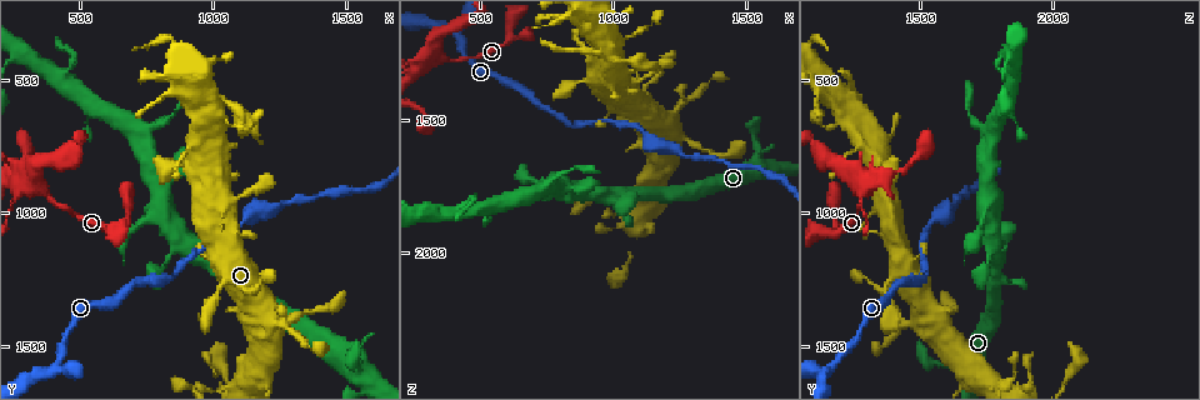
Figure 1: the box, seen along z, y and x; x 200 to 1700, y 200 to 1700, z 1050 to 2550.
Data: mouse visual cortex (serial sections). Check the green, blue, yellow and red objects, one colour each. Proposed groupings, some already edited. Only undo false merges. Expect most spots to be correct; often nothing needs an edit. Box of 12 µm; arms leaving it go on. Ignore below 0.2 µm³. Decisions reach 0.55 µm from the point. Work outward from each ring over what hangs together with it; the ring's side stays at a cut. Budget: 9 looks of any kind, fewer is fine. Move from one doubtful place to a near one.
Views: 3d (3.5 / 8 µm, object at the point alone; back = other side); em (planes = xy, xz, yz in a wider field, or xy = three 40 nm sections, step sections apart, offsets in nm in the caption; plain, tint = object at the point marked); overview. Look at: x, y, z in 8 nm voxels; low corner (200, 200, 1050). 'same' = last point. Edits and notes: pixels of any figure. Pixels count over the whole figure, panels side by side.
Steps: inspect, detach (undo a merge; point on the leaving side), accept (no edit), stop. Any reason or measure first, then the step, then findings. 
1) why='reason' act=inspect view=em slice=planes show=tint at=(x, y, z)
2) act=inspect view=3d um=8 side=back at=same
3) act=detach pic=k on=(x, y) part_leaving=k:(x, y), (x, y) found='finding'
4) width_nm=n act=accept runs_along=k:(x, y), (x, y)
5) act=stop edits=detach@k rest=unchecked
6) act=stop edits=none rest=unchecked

why='branch point' act=inspect view=3d um=3.5 at=(810, 890, 1740)

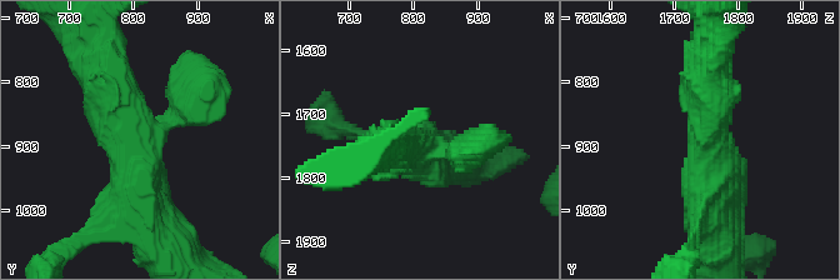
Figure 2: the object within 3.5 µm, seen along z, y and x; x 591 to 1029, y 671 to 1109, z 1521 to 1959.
act=inspect view=em slice=xy step=3 show=plain at=(800, 885, 1750)

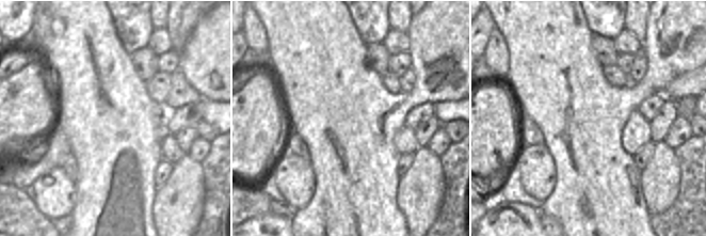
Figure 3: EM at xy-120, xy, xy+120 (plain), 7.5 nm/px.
act=inspect view=em slice=xy step=3 show=tint at=same

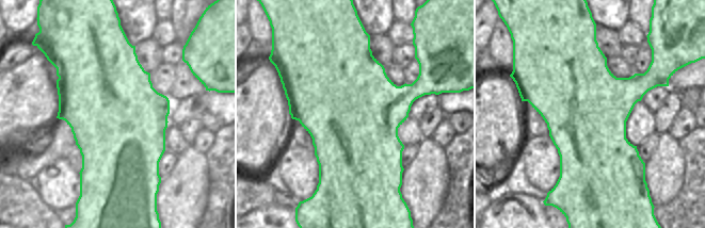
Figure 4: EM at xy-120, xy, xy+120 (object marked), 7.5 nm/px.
width_nm=750 act=accept runs_along=2:(146, 223), (128, 119), (104, 56) found='continuous, no second cell'

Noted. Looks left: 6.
why='arms part here' act=inspect view=3d um=3.5 at=(400, 1580, 1160)

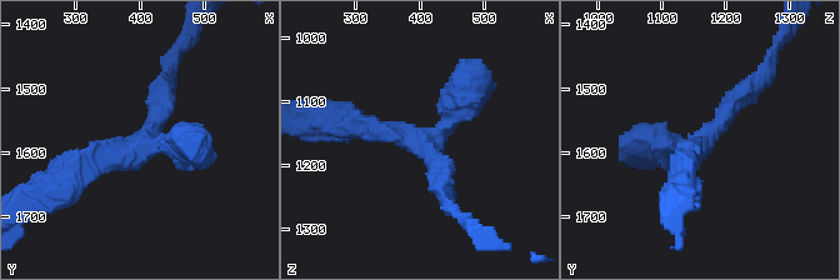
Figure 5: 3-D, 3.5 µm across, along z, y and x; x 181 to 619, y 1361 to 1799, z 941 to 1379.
arms=3 arm_widths_nm=250,250,350 act=inspect view=em slice=xy step=1 show=tint at=(400, 1585, 1165)

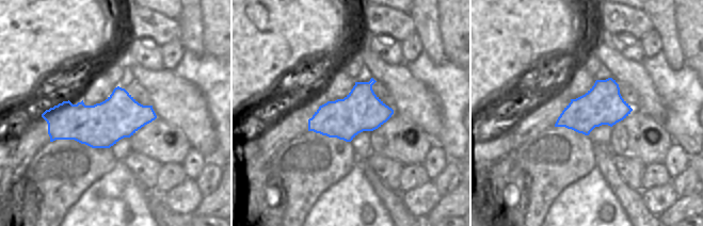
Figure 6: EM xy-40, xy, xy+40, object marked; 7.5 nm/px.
act=inspect view=em slice=xy step=5 show=tint at=same

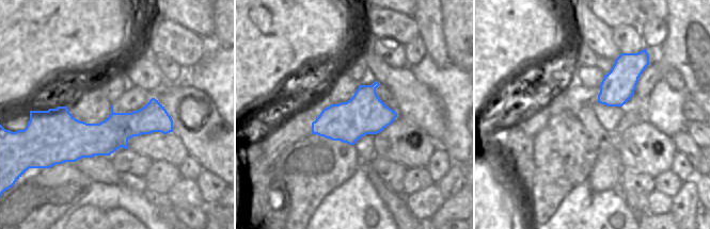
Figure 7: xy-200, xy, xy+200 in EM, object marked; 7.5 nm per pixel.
act=accept runs_along=7:(49, 116), (69, 132), (170, 129) found='one cell here'

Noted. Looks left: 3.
act=inspect view=3d um=3.5 at=(320, 890, 1260)

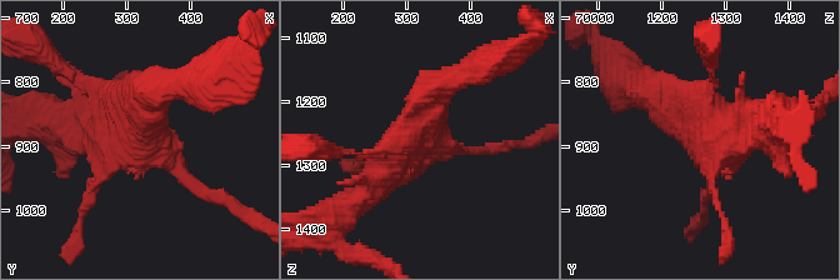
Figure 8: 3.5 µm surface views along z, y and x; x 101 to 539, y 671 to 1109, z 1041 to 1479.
why='now the EM' act=inspect view=em slice=xy step=5 show=tint at=(310, 895, 1270)

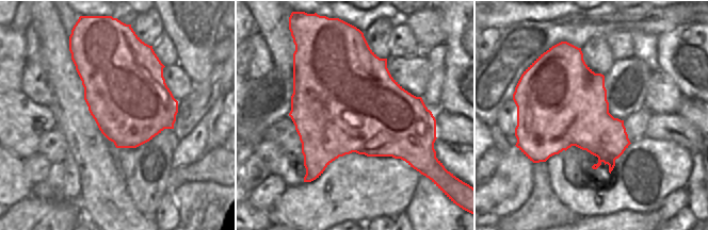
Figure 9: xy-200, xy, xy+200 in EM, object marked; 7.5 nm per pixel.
act=accept runs_along=8:(203, 191), (149, 145), (76, 130) found='one cell here'

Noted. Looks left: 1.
act=stop edits=none rest=unchecked

